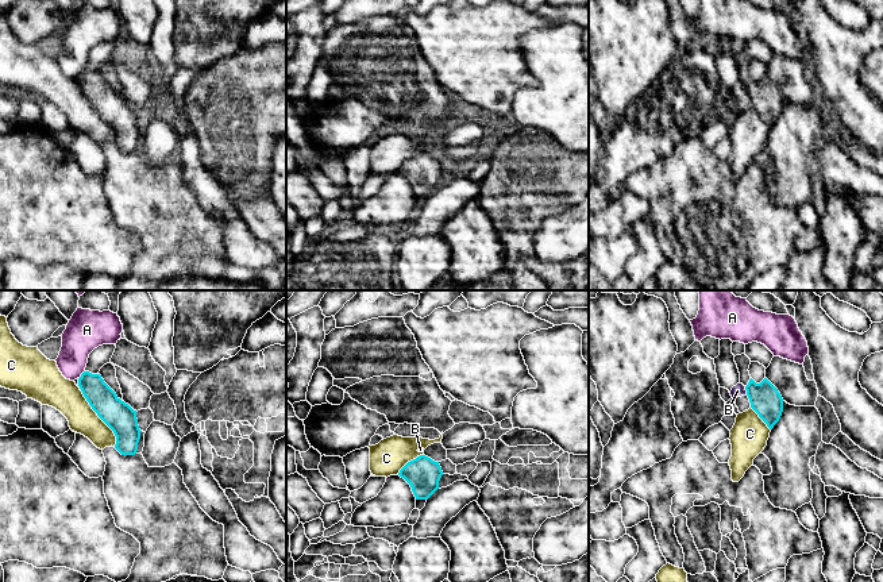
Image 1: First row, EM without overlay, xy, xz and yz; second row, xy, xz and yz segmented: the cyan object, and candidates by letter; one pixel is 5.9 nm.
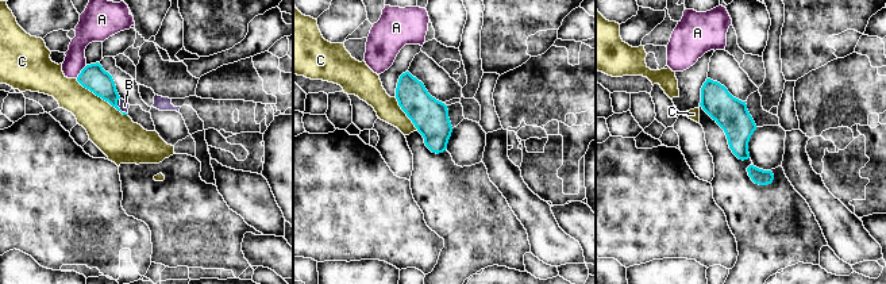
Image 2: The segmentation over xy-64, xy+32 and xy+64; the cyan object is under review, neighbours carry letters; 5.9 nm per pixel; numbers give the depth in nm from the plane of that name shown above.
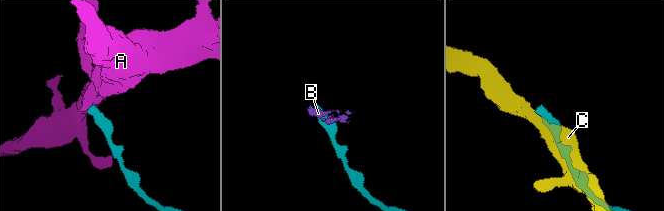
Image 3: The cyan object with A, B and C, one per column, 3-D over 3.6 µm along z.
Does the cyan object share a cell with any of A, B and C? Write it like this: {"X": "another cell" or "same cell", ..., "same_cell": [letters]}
{"A": "another cell", "B": "same cell", "C": "another cell", "same_cell": ["B"]}

